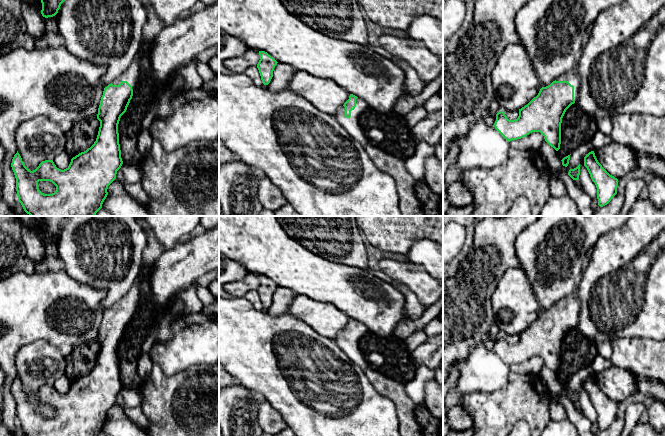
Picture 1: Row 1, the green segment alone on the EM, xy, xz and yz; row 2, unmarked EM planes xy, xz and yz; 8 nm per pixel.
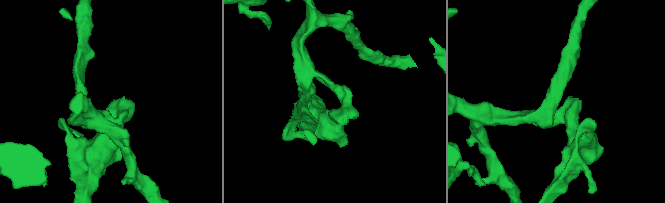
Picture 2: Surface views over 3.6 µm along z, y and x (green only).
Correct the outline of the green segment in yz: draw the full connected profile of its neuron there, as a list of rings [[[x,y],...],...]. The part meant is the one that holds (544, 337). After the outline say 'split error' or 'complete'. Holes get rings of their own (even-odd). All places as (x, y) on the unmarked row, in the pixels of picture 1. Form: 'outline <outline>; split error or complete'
outline [[[577,288],[567,297],[557,301],[550,309],[542,311],[536,321],[519,333],[516,344],[509,344],[503,335],[496,338],[495,353],[508,365],[521,363],[532,356],[540,356],[556,375],[561,368],[561,347],[566,334],[578,325],[581,309]]]; split error

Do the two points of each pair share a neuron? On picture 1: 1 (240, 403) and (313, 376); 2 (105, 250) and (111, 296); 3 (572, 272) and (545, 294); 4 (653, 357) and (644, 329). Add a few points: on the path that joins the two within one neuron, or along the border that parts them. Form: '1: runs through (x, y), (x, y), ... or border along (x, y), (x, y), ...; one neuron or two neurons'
1: border along (238, 383), (255, 391); two neurons
2: runs through (111, 261), (111, 285); one neuron
3: runs through (565, 274), (552, 287); one neuron
4: border along (623, 337), (649, 337), (654, 340); two neurons

